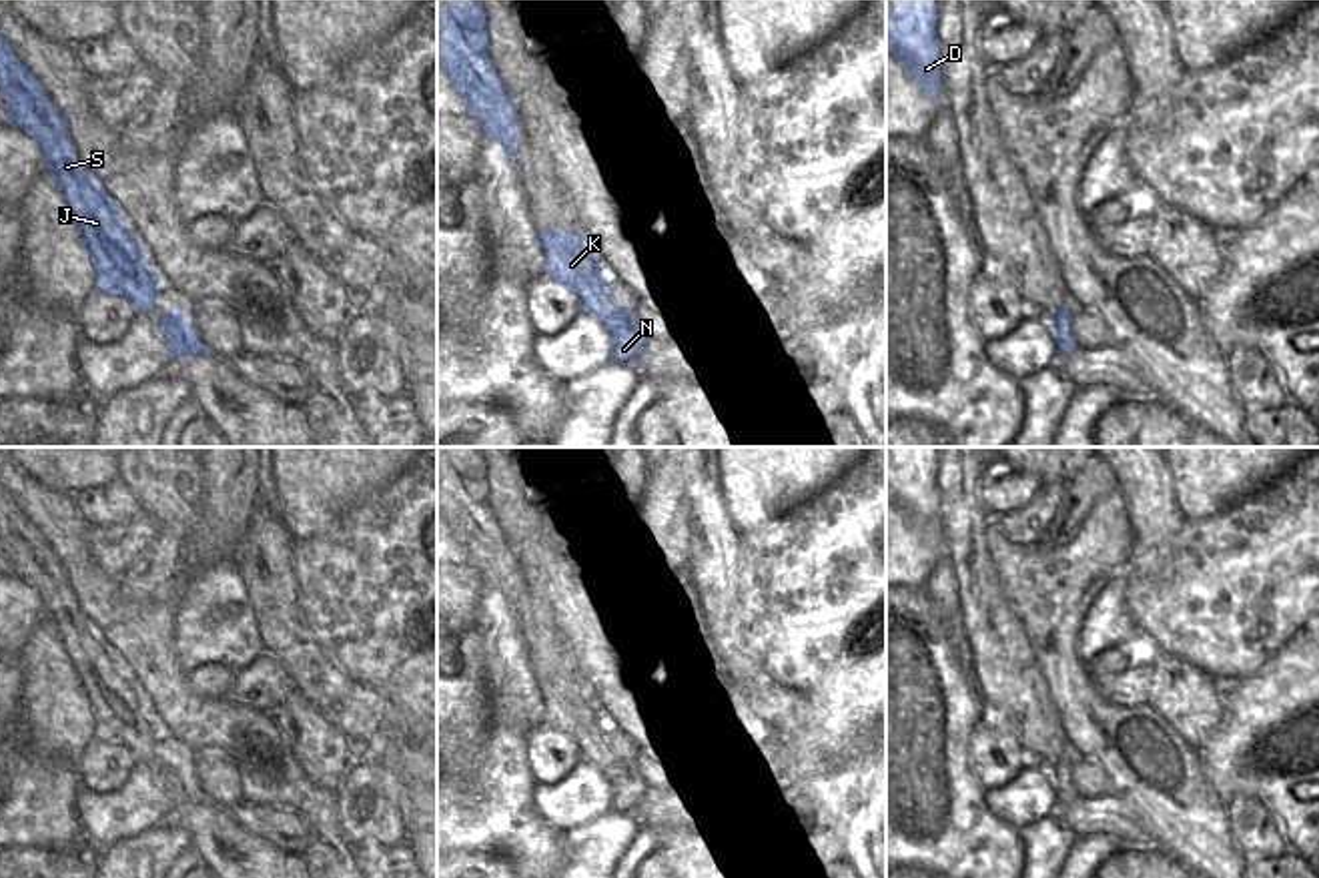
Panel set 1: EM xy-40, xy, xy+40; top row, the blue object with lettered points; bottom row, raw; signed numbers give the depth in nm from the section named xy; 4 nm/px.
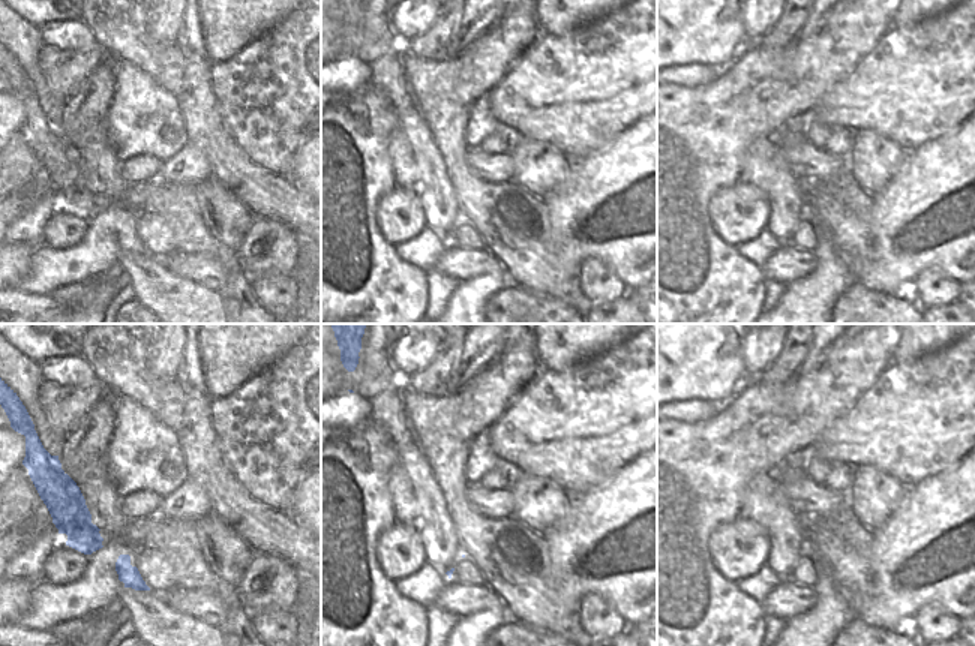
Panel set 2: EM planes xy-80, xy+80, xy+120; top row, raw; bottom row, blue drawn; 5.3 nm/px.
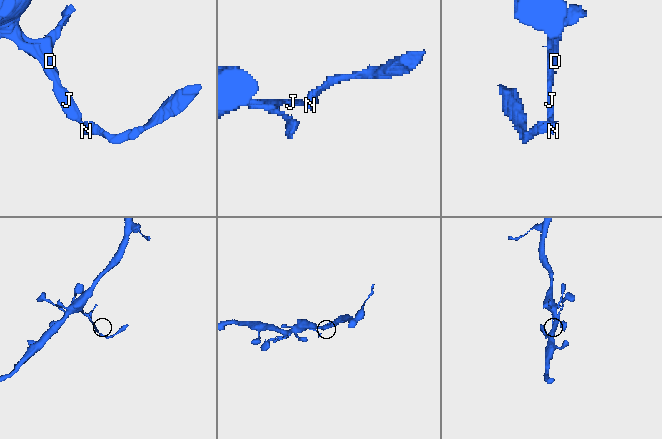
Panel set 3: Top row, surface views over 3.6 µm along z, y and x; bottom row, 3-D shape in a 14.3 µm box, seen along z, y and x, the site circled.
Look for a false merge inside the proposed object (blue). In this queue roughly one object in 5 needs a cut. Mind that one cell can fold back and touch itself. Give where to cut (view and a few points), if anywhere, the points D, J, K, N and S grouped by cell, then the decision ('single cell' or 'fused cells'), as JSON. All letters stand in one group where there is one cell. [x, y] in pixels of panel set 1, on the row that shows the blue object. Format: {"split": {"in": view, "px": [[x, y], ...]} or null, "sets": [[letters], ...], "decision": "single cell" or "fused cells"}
{"split": {"in": "xy", "px": [[614, 311], [604, 321]]}, "sets": [["D", "J", "K", "S"], ["N"]], "decision": "fused cells"}

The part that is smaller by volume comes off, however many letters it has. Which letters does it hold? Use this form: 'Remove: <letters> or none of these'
Remove: N.

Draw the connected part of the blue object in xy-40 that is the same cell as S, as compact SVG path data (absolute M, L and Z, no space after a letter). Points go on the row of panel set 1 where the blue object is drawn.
M2 34L0 96L10 122L42 148L42 166L54 176L94 265L94 289L120 295L134 311L148 311L160 279L114 198L98 176L78 162L66 124L42 84L18 60Z

